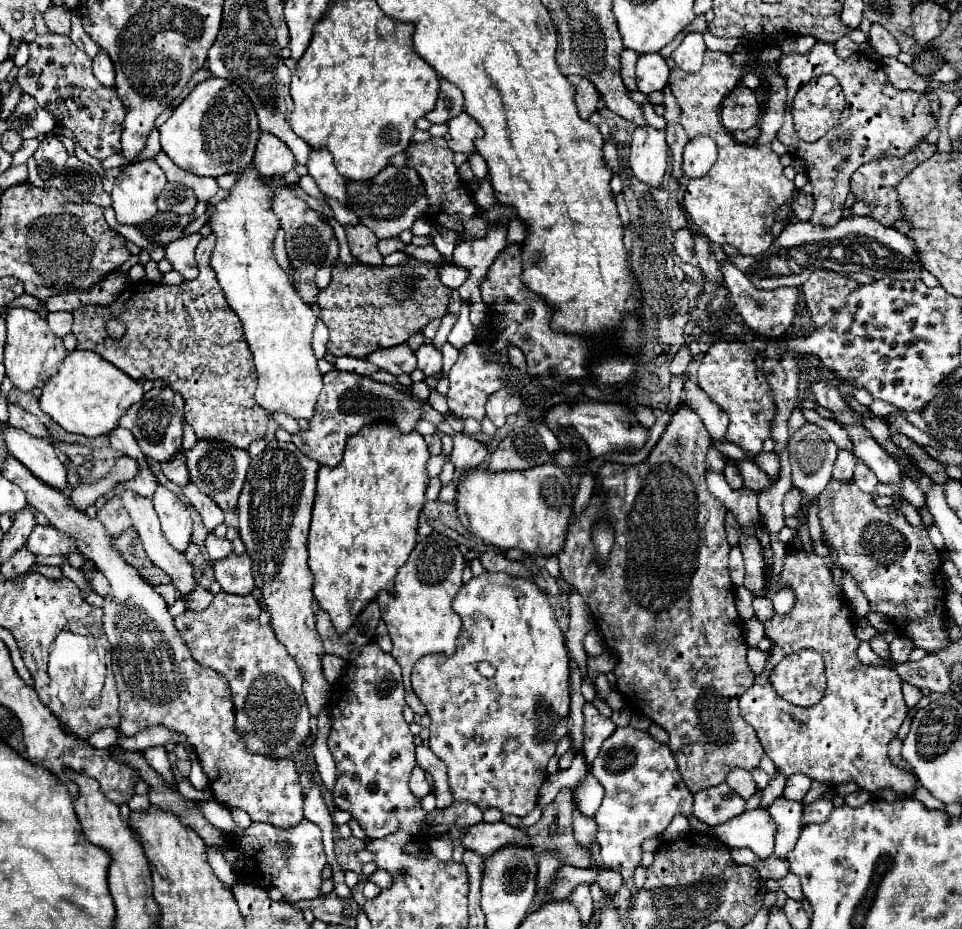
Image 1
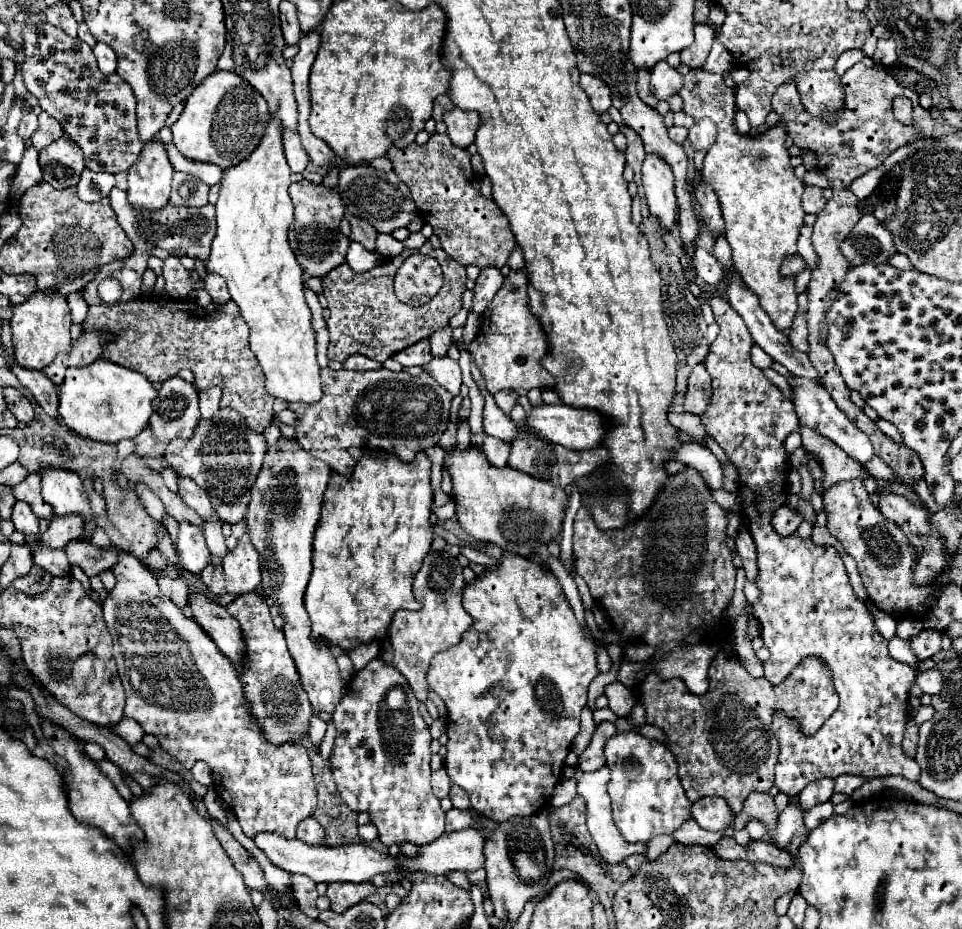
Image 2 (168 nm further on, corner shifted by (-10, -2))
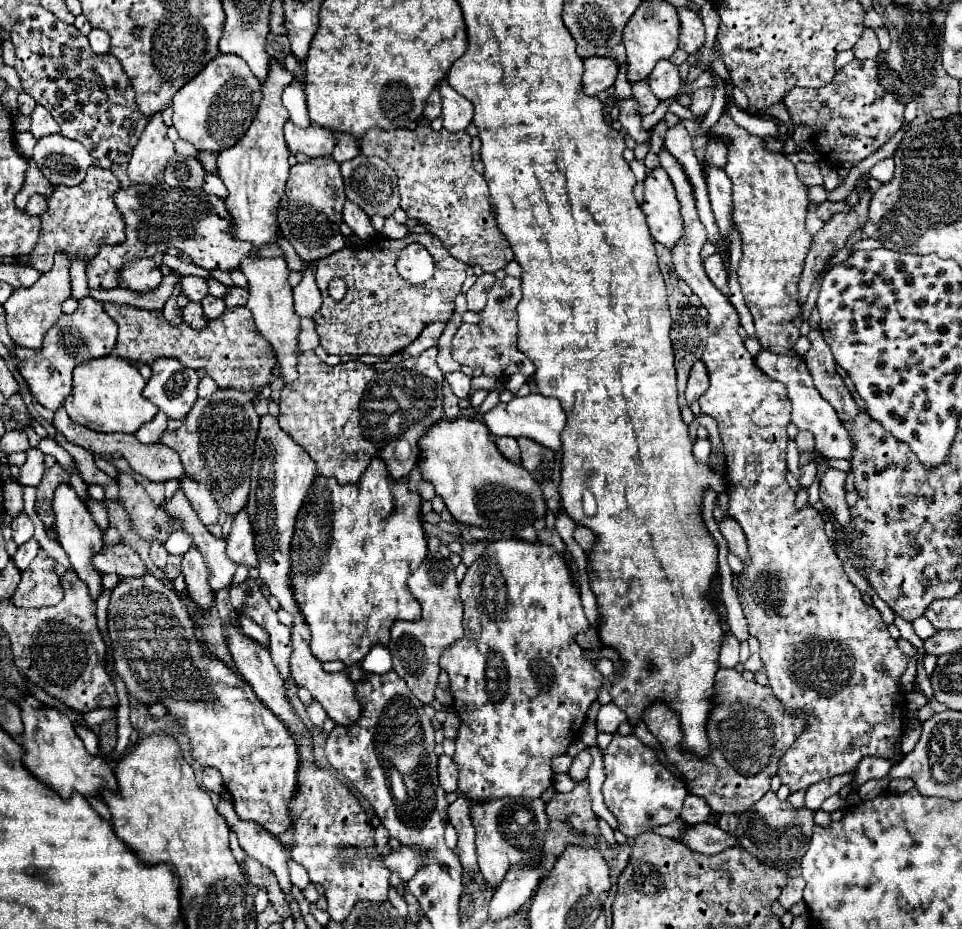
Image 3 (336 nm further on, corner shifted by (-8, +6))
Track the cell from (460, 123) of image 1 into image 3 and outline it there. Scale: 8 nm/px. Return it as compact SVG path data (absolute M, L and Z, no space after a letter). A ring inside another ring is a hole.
M441 79L439 93L441 93L441 99L443 99L443 113L441 113L443 127L451 133L467 129L467 125L473 119L473 103L469 99L465 99L463 95L459 95L447 83L447 79Z

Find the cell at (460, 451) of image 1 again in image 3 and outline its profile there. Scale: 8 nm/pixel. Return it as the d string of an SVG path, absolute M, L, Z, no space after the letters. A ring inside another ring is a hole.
M497 437L495 445L503 453L505 459L509 459L513 463L521 463L521 451L519 451L519 445L513 437Z

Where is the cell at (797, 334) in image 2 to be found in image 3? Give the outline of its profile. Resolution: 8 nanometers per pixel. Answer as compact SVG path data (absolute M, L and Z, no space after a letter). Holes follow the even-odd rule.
M863 189L859 193L859 203L851 207L849 213L839 213L833 215L823 229L815 235L813 247L805 259L805 267L803 267L803 275L799 281L799 297L801 301L807 299L807 293L813 285L815 275L823 269L825 261L829 261L829 257L833 257L839 249L843 249L849 241L849 237L865 225L867 221L867 207L871 201L871 193L869 189Z

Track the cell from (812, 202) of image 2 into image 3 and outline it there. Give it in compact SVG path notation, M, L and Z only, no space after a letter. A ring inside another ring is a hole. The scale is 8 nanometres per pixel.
M799 161L795 165L797 169L797 177L807 185L807 187L813 187L813 185L823 185L823 175L819 173L819 165L817 163L803 163Z

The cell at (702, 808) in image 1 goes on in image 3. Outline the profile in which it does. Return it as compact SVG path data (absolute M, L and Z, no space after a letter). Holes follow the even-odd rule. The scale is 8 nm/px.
M687 795L685 797L685 803L683 803L683 811L681 811L681 819L687 823L687 825L697 825L697 823L705 823L707 817L709 817L711 809L709 805L705 803L703 797L697 797L697 795Z

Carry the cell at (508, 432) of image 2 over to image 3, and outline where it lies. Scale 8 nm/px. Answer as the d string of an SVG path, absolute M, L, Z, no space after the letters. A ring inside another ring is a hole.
M527 395L527 397L515 397L513 399L513 413L485 413L483 415L485 419L485 425L489 427L489 431L495 435L495 437L513 437L513 439L519 439L519 437L529 437L553 451L559 451L561 449L561 441L559 441L559 435L565 427L565 413L563 413L563 407L557 399L551 399L551 397L543 397L543 395Z

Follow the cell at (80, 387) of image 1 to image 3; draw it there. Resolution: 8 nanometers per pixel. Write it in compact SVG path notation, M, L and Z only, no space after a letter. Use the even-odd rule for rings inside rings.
M107 355L83 363L73 371L73 387L63 407L75 423L85 425L93 431L135 433L141 425L153 421L159 411L149 399L143 397L143 387L145 379L139 375L137 367L121 357Z

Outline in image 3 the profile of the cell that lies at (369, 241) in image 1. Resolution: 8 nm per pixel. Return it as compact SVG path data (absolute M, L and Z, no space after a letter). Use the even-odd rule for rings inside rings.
M347 201L343 207L343 221L351 227L353 235L357 235L359 239L363 239L363 241L373 239L375 229L371 227L367 213L363 209L359 209L357 205L353 205L351 201Z

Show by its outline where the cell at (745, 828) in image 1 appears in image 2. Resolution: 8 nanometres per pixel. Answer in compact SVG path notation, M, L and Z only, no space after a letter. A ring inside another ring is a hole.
M789 805L783 813L779 813L777 817L777 825L773 831L773 841L779 849L787 847L791 843L791 837L795 837L795 833L803 827L803 817L801 811L793 805Z

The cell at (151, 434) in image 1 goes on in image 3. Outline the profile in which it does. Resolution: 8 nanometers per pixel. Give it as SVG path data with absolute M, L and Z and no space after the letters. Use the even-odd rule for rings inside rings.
M159 357L151 365L151 377L143 395L171 419L181 419L197 399L197 385L199 375L195 369L189 369L171 357Z

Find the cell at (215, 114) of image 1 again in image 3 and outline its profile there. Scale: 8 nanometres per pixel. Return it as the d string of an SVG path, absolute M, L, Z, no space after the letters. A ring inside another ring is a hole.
M217 55L197 77L193 77L193 81L189 81L189 85L181 87L173 95L173 101L171 101L173 127L179 131L179 137L189 141L195 149L221 153L221 151L229 149L231 145L235 145L245 135L245 131L249 129L249 125L257 113L259 103L261 103L261 83L257 81L257 77L253 77L253 73L245 65L245 61L237 55Z

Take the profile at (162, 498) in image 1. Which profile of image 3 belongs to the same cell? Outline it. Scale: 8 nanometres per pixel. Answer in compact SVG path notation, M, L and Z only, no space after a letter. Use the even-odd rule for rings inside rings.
M191 547L185 555L183 555L183 569L181 569L183 577L185 577L185 585L187 585L187 593L189 597L197 603L199 611L207 613L215 601L215 591L209 587L209 579L207 579L207 565L203 555Z

